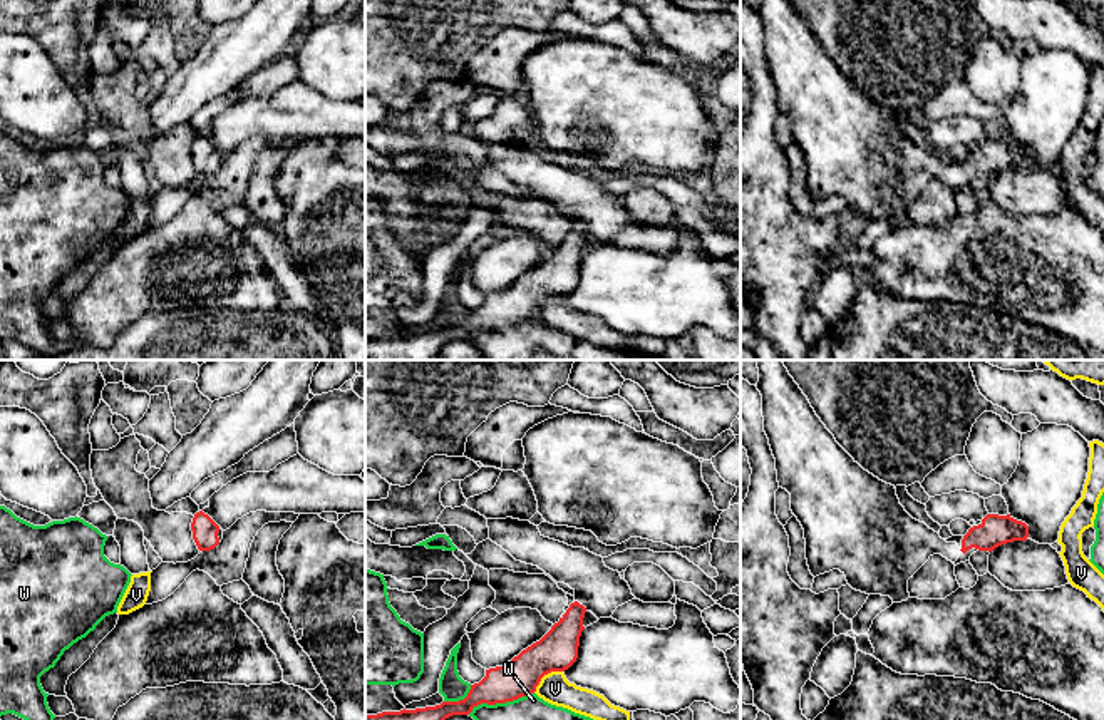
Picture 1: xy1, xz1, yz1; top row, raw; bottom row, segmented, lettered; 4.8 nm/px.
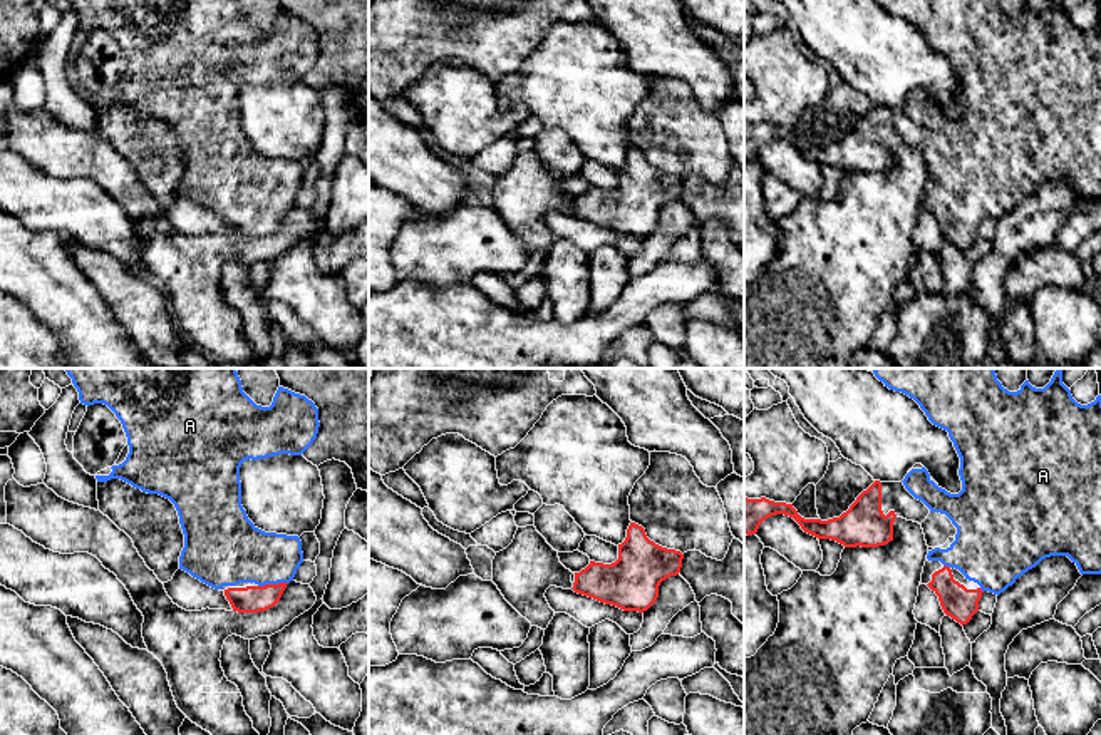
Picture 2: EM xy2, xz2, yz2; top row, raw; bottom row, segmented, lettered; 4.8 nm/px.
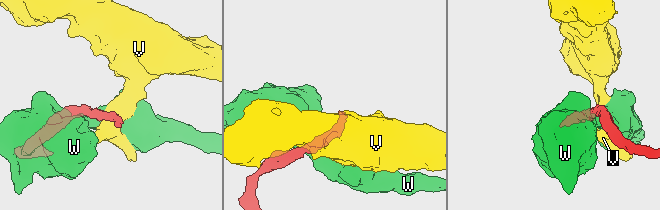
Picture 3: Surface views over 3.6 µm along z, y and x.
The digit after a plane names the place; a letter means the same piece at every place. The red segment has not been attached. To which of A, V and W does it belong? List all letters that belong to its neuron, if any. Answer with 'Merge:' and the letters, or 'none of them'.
Merge: A

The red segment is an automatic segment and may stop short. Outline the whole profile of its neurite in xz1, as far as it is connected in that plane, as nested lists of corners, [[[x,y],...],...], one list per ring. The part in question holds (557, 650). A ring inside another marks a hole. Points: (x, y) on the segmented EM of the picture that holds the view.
[[[571,603],[560,621],[539,641],[523,650],[506,665],[486,670],[486,676],[471,685],[464,700],[365,715],[365,720],[446,720],[452,715],[469,715],[481,703],[496,705],[531,695],[544,675],[565,671],[576,661],[580,636],[585,630],[585,613],[583,604]]]

